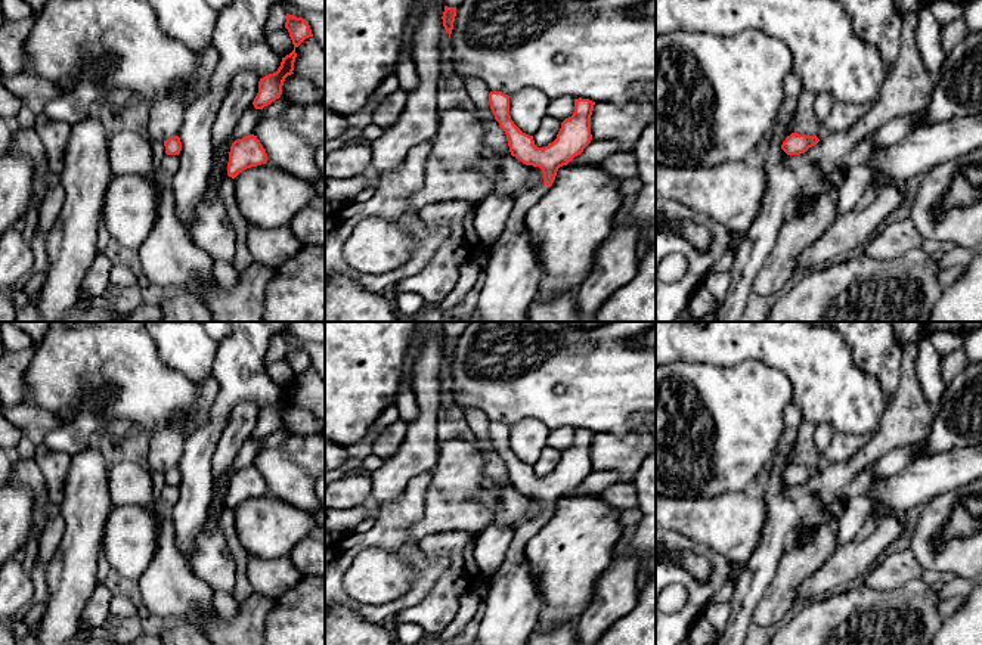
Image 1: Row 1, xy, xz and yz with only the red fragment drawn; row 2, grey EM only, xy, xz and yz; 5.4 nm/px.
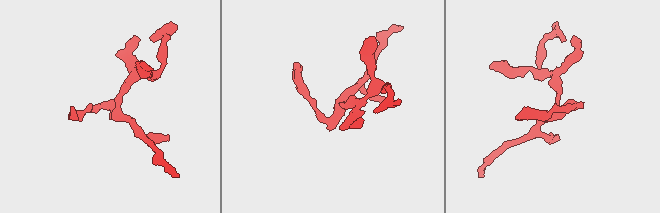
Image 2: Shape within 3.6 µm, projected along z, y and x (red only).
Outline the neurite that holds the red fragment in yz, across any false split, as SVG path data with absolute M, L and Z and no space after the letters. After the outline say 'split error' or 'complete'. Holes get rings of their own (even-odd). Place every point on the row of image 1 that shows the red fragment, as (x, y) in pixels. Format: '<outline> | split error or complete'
M792 133L783 142L781 149L787 155L800 155L805 154L809 148L815 146L818 142L820 139L817 136Z | complete

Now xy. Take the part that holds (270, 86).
M286 13L285 28L294 44L294 50L282 58L276 72L269 74L258 81L258 93L253 102L255 109L263 109L282 94L282 86L288 75L294 74L294 62L297 58L295 49L309 37L313 37L310 25L306 19Z | complete

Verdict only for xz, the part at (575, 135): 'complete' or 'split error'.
split error

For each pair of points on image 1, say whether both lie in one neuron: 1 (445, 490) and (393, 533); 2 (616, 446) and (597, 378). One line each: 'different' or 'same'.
1: different
2: different

